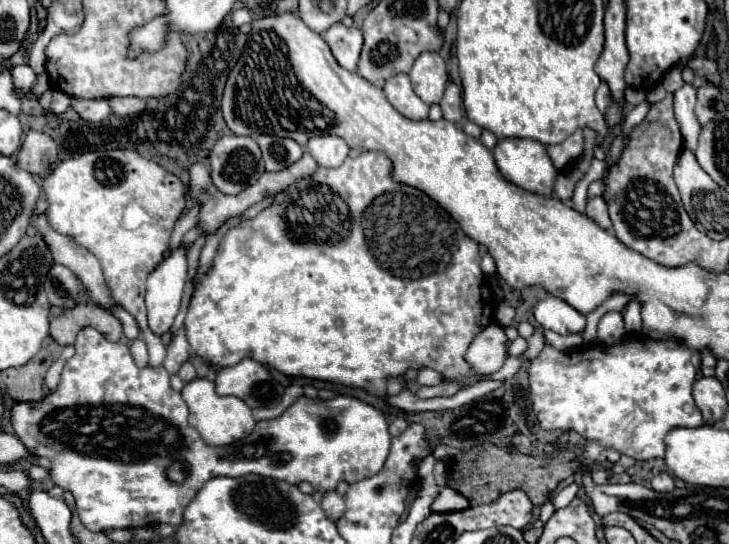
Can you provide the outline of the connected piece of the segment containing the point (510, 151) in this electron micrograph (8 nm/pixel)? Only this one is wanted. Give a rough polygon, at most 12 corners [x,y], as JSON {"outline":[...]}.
{"outline":[[499,139],[493,151],[507,181],[553,195],[559,171],[543,143]]}

